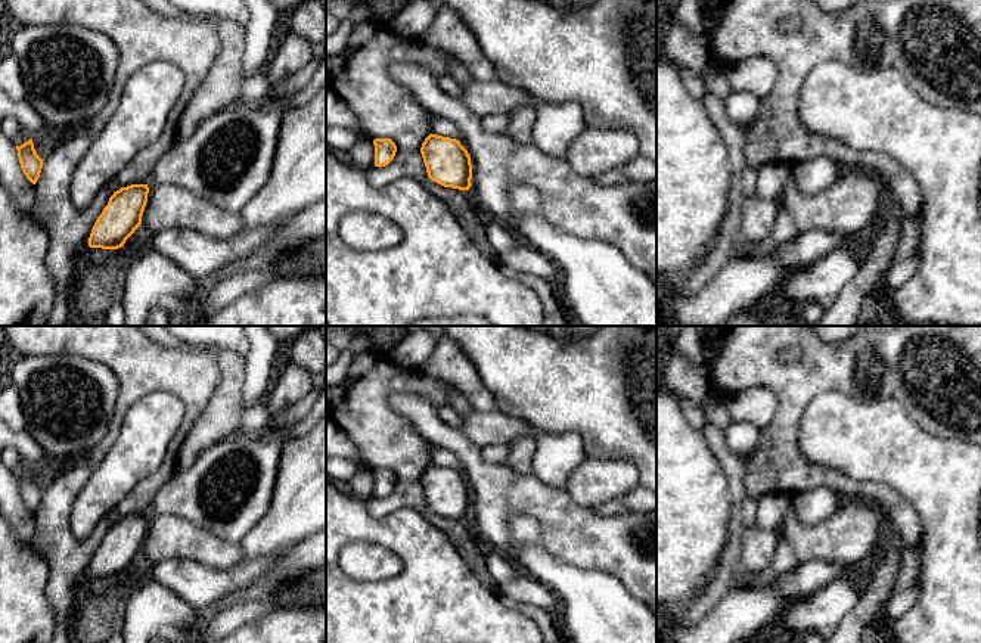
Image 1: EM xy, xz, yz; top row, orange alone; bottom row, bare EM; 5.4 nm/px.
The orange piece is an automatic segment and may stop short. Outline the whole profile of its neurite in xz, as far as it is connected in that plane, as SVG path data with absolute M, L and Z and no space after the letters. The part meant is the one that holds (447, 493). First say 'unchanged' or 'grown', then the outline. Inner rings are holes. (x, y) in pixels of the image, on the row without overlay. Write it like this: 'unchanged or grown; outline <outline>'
unchanged; outline M429 465L422 473L420 484L432 512L444 518L469 521L472 509L471 487L459 470Z

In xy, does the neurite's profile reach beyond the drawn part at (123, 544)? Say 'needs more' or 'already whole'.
already whole

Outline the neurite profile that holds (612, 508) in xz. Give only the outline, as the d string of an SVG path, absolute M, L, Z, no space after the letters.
M623 500L609 501L592 509L595 513L614 516L620 513L627 513L630 509L624 504Z

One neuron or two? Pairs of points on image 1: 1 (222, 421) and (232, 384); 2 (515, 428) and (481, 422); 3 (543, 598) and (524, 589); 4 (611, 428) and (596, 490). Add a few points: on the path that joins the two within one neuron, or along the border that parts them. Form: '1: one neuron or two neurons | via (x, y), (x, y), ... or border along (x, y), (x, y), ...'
1: one neuron | via (223, 412), (229, 393)
2: one neuron | via (506, 428), (490, 428)
3: one neuron | via (539, 595), (528, 590)
4: two neurons | border along (587, 456), (630, 460), (638, 469)

